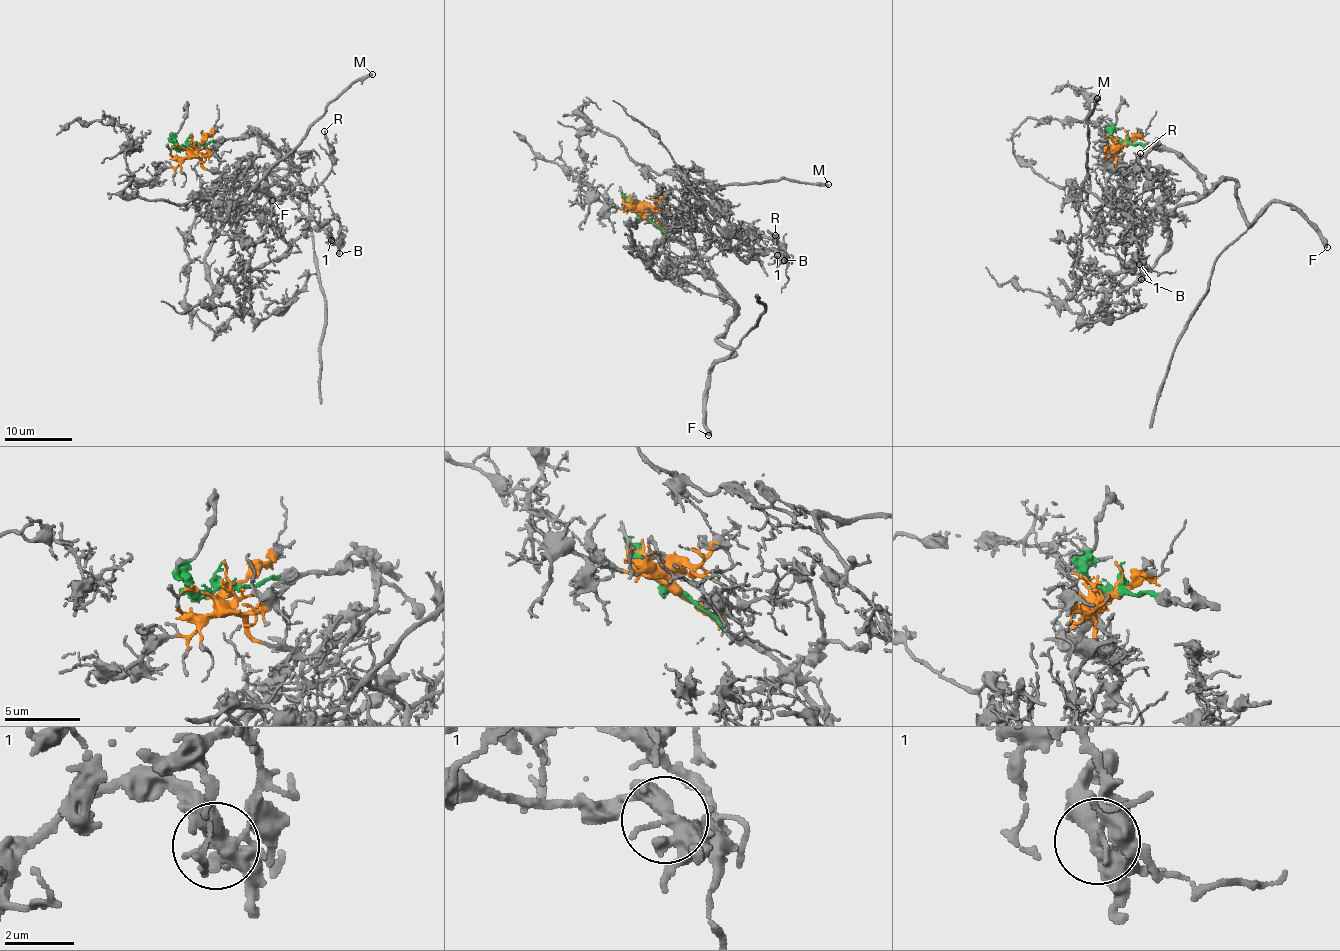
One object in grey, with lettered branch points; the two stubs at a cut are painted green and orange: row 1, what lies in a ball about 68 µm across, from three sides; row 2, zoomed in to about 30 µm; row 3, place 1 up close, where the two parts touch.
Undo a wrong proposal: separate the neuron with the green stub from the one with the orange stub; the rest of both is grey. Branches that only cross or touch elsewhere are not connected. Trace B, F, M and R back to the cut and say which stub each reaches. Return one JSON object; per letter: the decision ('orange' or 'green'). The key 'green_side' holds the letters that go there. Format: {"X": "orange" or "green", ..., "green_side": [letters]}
{"B": "green", "F": "green", "M": "orange", "R": "orange", "green_side": ["B", "F"]}

